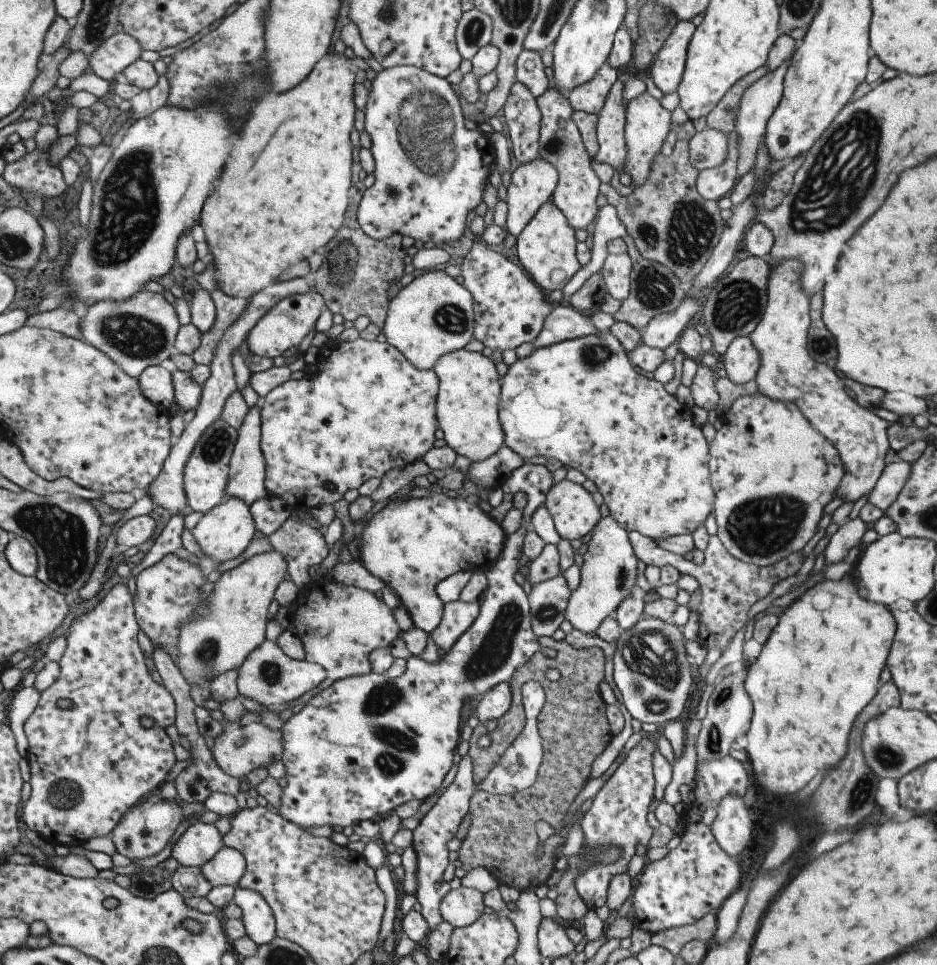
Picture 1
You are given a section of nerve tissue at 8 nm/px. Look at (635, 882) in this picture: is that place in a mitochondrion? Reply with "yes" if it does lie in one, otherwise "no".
no

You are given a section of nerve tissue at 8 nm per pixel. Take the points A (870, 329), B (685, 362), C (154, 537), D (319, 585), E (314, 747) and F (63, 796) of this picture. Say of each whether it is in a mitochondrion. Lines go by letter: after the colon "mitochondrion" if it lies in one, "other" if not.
A: other
B: other
C: other
D: other
E: other
F: mitochondrion

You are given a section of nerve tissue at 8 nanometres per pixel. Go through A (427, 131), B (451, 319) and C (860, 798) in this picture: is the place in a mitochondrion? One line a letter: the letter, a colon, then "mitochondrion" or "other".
A: mitochondrion
B: mitochondrion
C: mitochondrion

